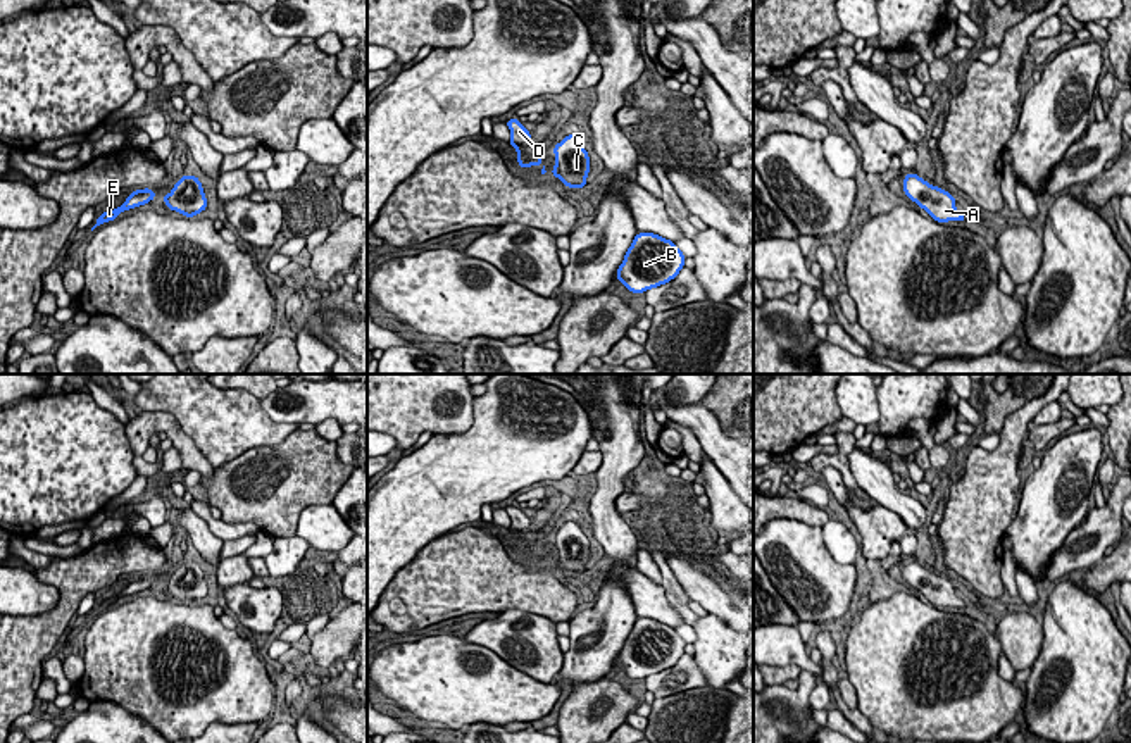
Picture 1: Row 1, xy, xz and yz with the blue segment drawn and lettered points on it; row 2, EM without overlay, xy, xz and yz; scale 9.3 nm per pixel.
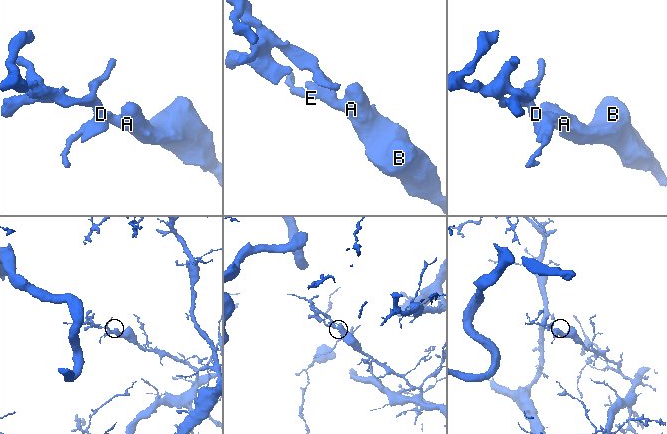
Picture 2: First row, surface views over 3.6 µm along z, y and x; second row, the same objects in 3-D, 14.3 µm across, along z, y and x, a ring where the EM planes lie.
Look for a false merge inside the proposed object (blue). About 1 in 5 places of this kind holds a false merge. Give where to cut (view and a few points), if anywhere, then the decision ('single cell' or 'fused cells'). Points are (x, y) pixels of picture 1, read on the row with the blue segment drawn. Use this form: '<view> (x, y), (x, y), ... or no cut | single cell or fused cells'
no cut | single cell

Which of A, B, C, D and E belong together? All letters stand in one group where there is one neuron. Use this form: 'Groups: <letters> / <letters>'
Groups: A B C D E

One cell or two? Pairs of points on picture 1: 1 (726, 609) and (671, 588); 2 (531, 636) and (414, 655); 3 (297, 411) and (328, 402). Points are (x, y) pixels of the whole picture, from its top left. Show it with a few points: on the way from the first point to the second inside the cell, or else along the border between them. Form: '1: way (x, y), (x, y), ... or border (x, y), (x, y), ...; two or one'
1: border (664, 559), (674, 580), (692, 600); two
2: border (462, 636), (468, 642), (485, 645), (516, 668); two
3: way (304, 404), (321, 402); one

